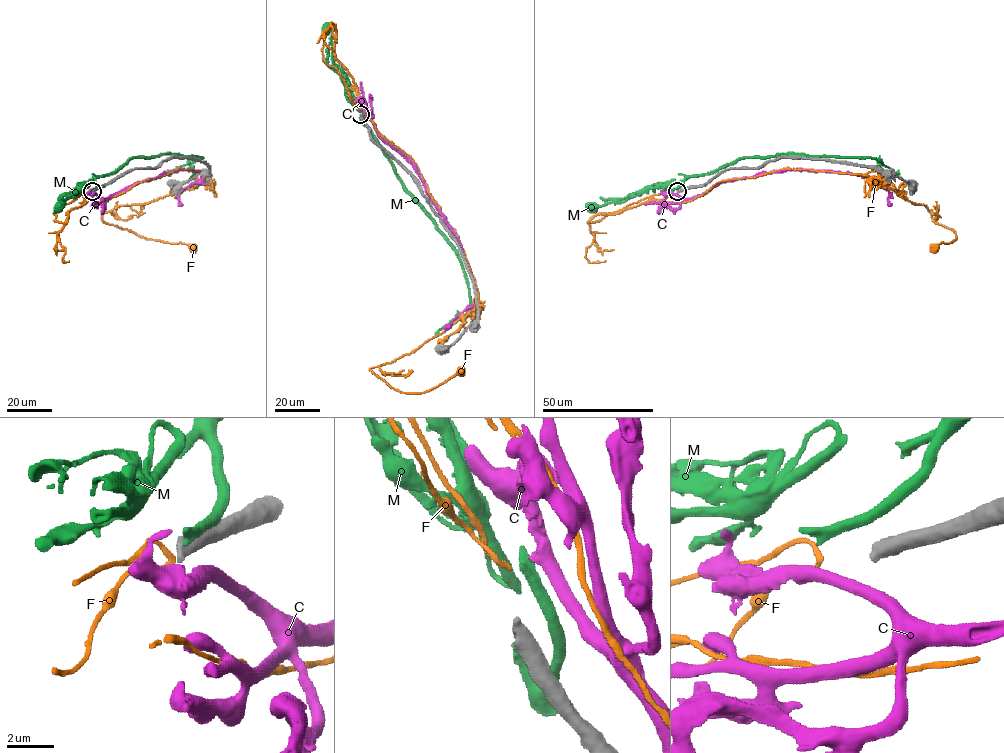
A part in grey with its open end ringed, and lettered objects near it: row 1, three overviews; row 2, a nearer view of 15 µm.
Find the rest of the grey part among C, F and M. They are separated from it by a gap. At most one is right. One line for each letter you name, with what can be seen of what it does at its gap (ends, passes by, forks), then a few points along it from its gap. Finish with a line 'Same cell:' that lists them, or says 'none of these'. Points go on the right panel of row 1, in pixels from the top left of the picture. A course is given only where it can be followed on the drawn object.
Same cell: none of these

